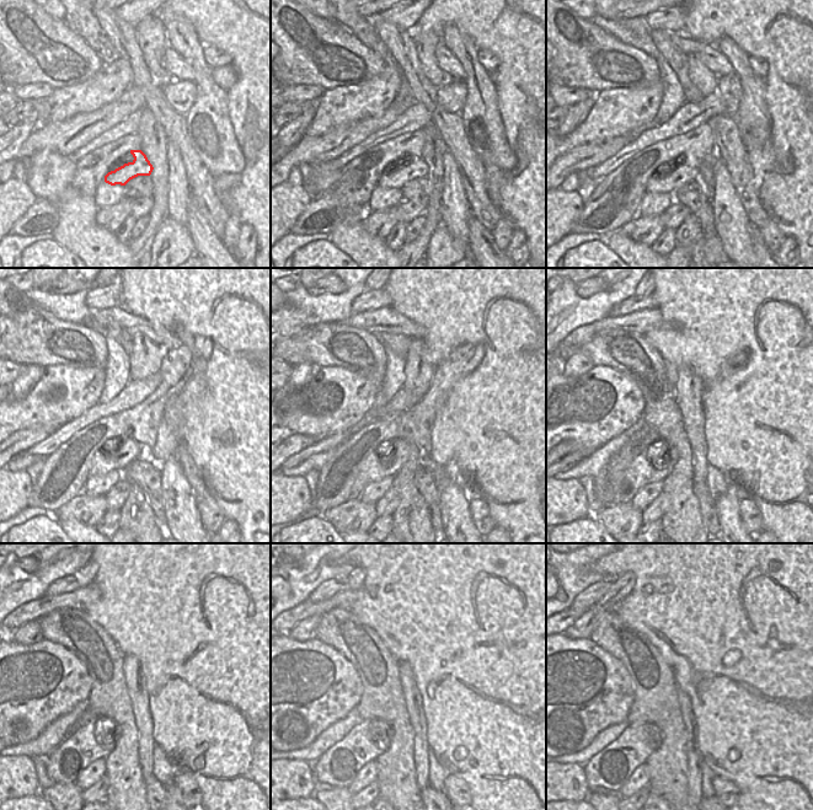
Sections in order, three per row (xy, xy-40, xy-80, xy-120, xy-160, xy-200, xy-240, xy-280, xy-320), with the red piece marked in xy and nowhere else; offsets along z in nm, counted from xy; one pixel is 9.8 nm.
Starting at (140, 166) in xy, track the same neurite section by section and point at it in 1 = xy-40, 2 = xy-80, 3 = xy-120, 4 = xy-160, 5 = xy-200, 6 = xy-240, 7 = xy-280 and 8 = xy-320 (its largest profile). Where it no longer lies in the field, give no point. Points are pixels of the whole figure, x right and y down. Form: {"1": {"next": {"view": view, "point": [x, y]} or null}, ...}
{"1": {"next": {"view": "xy-40", "point": [416, 167]}}, "2": {"next": {"view": "xy-80", "point": [673, 178]}}, "3": {"next": {"view": "xy-120", "point": [118, 457]}}, "4": {"next": {"view": "xy-160", "point": [376, 465]}}, "5": {"next": {"view": "xy-200", "point": [646, 468]}}, "6": {"next": {"view": "xy-240", "point": [87, 744]}}, "7": {"next": {"view": "xy-280", "point": [338, 766]}}, "8": {"next": {"view": "xy-320", "point": [613, 766]}}}

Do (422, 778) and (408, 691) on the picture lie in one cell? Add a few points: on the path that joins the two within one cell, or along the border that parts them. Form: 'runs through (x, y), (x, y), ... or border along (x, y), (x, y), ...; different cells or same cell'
runs through (421, 756), (420, 725), (416, 713); same cell

